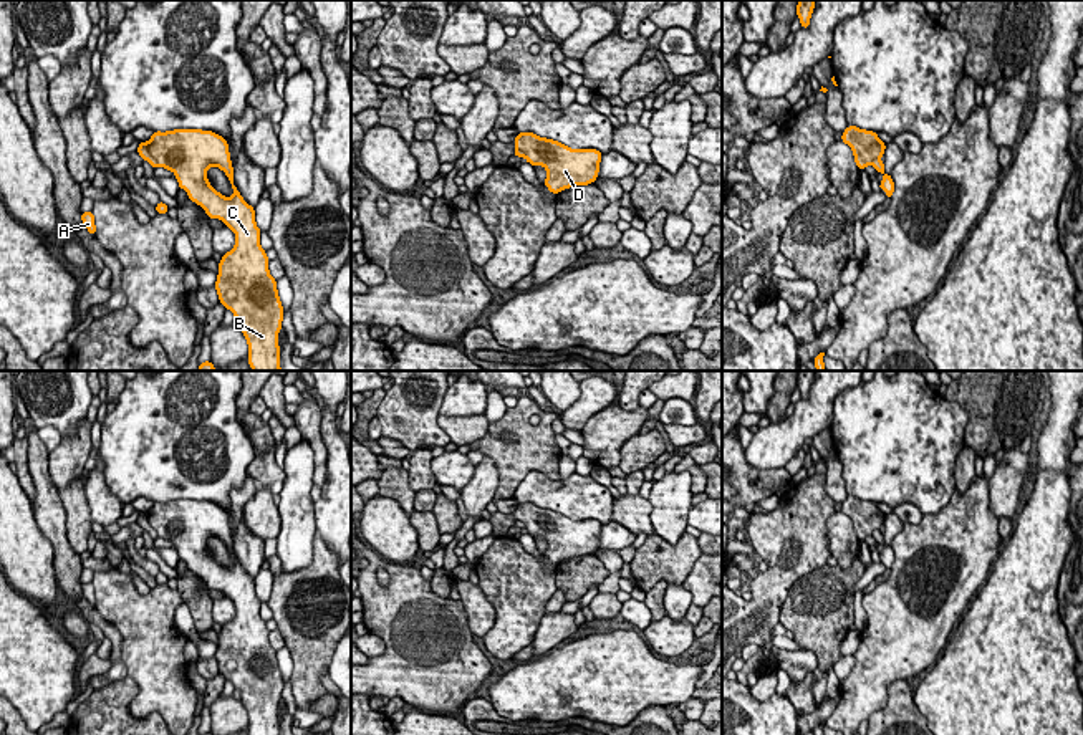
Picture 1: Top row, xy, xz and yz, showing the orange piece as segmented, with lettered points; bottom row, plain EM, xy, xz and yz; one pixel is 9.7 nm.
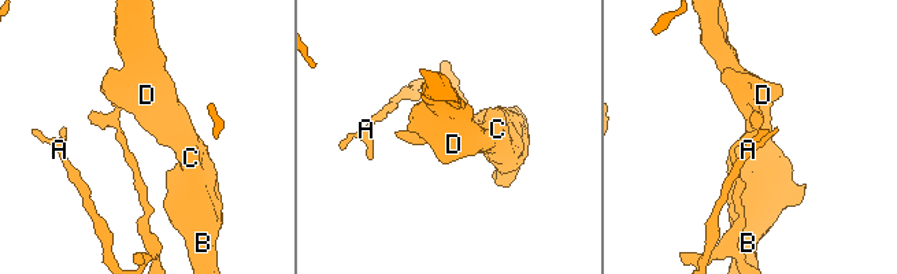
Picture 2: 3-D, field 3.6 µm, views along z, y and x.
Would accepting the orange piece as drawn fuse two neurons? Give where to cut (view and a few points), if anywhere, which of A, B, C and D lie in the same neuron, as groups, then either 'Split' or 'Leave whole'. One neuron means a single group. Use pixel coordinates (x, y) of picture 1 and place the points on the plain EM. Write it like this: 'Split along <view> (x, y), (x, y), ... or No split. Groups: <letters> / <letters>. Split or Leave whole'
Split along xy (146, 514), (148, 523), (158, 535). Groups: A / B C D. Split

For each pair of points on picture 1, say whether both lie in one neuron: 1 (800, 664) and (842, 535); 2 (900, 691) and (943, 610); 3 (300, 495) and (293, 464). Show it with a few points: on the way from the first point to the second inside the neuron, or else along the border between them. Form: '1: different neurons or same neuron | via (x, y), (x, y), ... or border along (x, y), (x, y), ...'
1: different neurons | border along (832, 515), (827, 525), (827, 548), (830, 555)
2: different neurons | border along (908, 679), (890, 684), (880, 710)
3: same neuron | via (298, 487), (298, 472)

